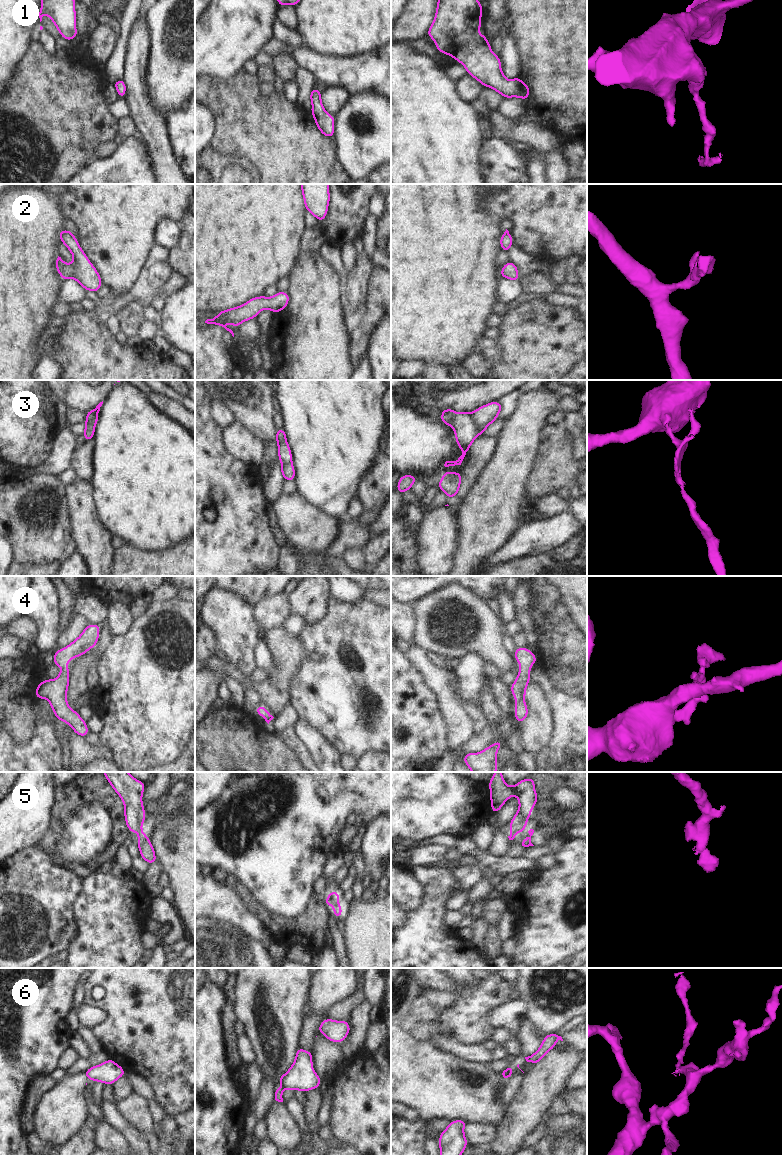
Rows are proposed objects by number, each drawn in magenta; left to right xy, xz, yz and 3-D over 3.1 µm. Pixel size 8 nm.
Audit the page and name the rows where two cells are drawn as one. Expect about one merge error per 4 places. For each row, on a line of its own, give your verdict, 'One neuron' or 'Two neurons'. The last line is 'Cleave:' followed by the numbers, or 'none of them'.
1: One neuron
2: One neuron
3: Two neurons
4: One neuron
5: One neuron
6: Two neurons
Cleave: 3, 6

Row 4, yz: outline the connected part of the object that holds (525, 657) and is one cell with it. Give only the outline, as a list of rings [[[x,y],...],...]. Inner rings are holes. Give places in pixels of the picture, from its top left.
[[[516,647],[514,658],[520,664],[520,669],[515,682],[510,686],[510,689],[515,697],[515,720],[518,723],[521,723],[528,716],[528,708],[524,698],[526,696],[526,687],[530,682],[530,668],[538,659],[531,650],[519,647]]]

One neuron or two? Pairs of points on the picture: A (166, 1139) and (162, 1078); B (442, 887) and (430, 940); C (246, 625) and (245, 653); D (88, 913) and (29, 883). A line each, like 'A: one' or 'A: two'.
A: two
B: one
C: one
D: two

